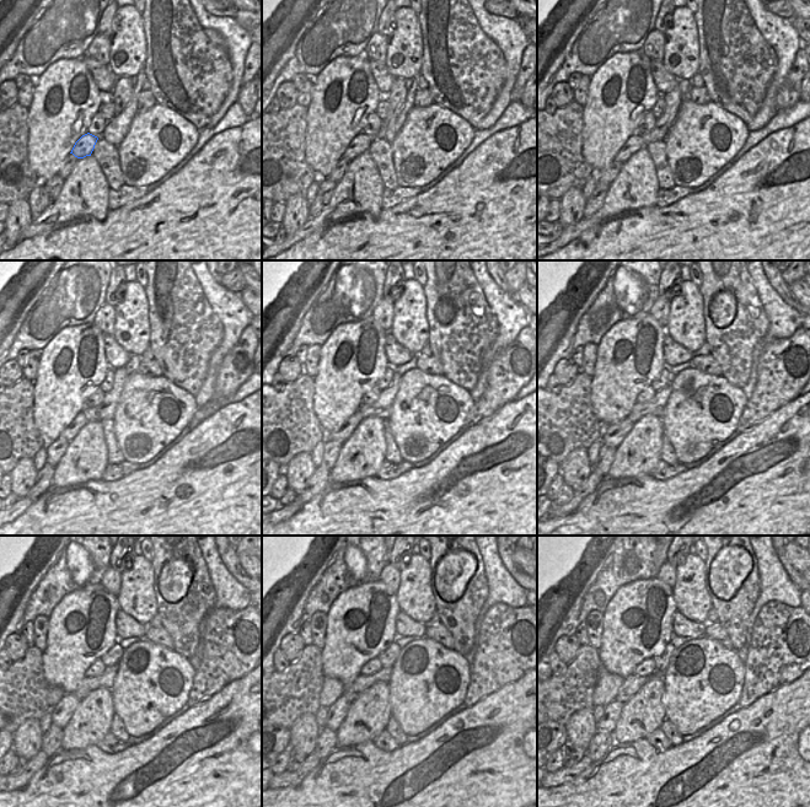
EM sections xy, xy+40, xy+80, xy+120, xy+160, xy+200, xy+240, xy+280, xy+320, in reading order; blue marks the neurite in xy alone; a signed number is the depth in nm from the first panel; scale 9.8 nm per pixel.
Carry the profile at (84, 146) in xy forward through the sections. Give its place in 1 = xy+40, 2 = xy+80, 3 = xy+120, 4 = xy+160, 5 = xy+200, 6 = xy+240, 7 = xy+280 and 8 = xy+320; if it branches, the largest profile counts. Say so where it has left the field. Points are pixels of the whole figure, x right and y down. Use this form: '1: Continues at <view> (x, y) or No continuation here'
1: Continues at xy+40 (361, 143)
2: Continues at xy+80 (634, 143)
3: Continues at xy+120 (69, 432)
4: Continues at xy+160 (344, 432)
5: Continues at xy+200 (612, 435)
6: Continues at xy+240 (63, 711)
7: Continues at xy+280 (336, 714)
8: Continues at xy+320 (607, 722)

